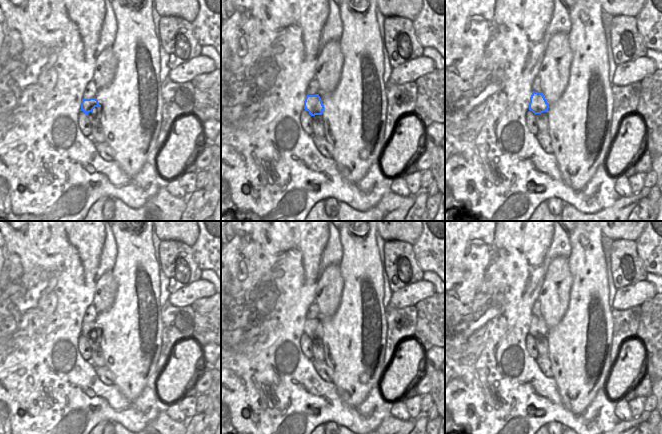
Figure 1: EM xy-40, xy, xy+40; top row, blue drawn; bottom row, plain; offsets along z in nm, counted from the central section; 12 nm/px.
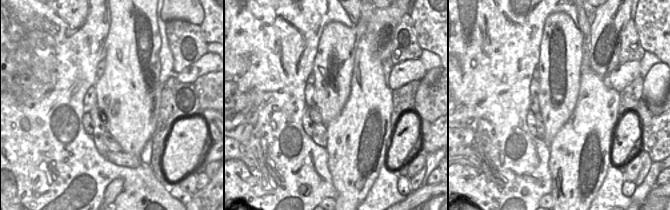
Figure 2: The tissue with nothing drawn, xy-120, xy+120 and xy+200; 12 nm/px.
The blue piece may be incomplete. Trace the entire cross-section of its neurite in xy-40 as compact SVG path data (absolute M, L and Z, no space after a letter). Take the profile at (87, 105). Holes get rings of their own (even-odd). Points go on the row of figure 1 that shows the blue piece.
M95 97L83 99L81 102L81 111L88 116L92 126L97 126L100 123L101 105Z

